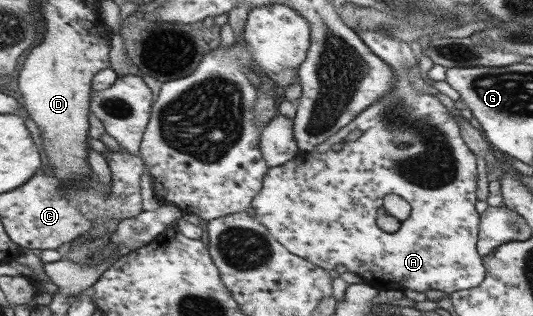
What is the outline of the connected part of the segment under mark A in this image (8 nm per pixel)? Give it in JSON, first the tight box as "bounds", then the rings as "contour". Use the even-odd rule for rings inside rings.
{"bounds":[253,29,486,295],"contour":[[[360,29],[358,32],[374,53],[388,61],[393,71],[398,73],[398,80],[394,81],[389,93],[378,99],[374,108],[362,112],[350,128],[341,128],[313,152],[304,152],[300,159],[271,168],[265,179],[265,190],[253,204],[256,216],[293,253],[331,271],[340,264],[346,266],[348,271],[355,272],[376,288],[411,288],[416,292],[442,290],[448,295],[476,288],[484,282],[486,268],[483,256],[477,251],[480,214],[474,208],[478,188],[475,154],[464,144],[460,128],[448,114],[448,108],[442,102],[430,102],[430,98],[436,100],[436,95],[412,94],[414,88],[406,68],[416,68],[419,58],[414,55],[410,43],[385,32],[361,32]],[[354,130],[361,130],[362,136],[356,141],[346,141],[346,136]],[[308,162],[312,164],[310,174],[306,174],[306,180],[298,180],[302,164],[306,170]],[[386,194],[398,194],[412,206],[412,216],[400,224],[398,232],[392,234],[382,232],[376,226],[376,212]]]}

